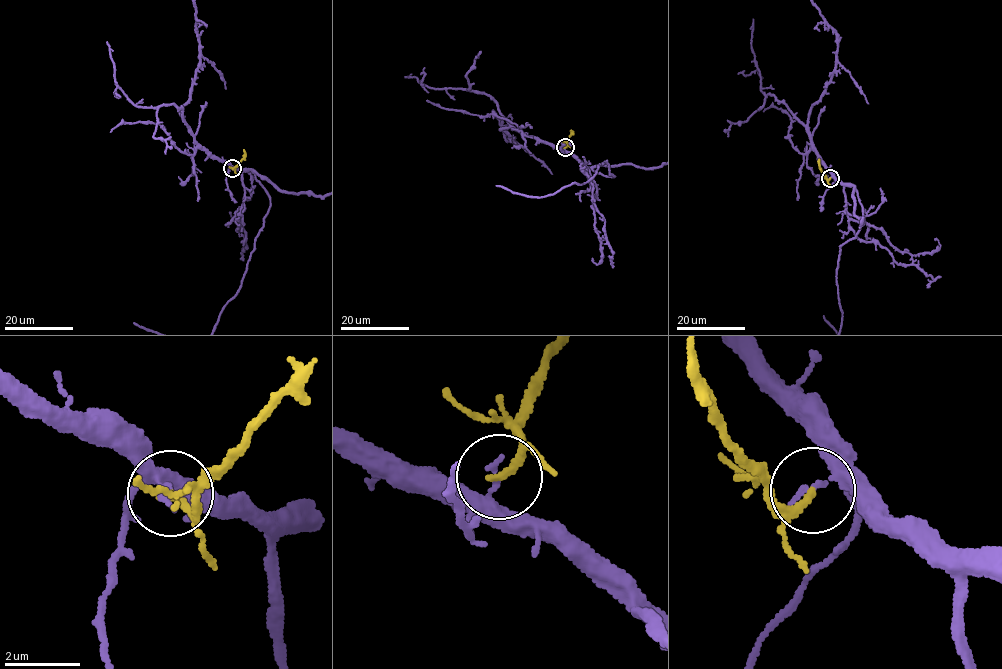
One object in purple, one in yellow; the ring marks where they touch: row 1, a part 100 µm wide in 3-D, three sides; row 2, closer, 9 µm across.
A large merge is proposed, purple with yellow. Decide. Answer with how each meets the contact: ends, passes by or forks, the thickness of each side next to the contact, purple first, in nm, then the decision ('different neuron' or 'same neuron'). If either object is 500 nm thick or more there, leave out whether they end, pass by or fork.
purple ends; yellow ends; calibres 170 and 220 nm; different neuron

